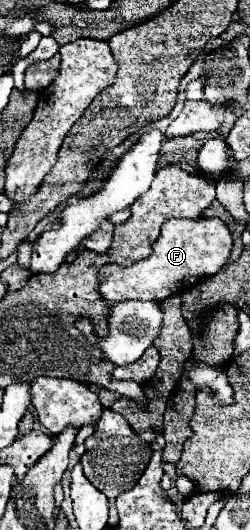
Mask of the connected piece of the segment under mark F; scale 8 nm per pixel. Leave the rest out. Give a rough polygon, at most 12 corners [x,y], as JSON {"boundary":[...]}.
{"boundary":[[219,218],[169,220],[149,258],[105,264],[107,302],[189,290],[229,260]]}

